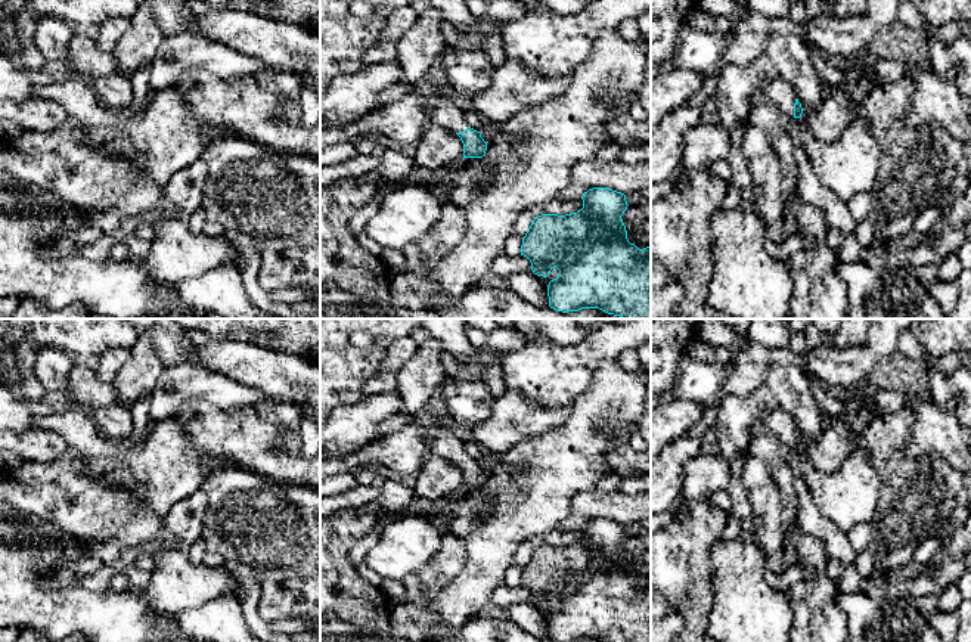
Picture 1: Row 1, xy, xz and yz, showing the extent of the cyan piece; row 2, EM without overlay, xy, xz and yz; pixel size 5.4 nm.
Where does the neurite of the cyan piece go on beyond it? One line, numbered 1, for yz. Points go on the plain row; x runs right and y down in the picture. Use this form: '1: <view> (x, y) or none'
1: yz (776, 422)

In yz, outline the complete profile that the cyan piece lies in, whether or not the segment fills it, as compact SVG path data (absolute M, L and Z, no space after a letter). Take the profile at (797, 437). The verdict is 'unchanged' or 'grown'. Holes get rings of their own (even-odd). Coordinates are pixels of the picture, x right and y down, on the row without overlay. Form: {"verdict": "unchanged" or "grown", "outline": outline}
{"verdict": "grown", "outline": "M778 406L759 422L757 429L773 434L784 449L800 449L803 444L792 419Z"}

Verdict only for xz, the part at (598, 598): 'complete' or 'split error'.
complete

